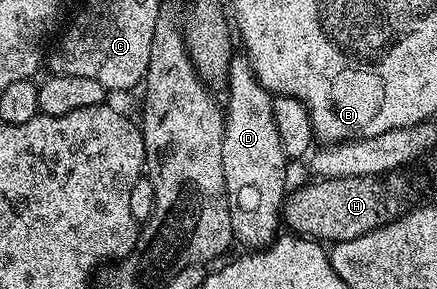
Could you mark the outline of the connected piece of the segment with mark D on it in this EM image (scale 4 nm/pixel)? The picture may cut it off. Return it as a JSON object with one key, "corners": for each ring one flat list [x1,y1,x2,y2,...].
{"corners":[[233,55,228,67,226,91,228,108,226,104,222,174,229,186,232,235,248,247,245,249,263,250,271,245,282,228,290,157,282,150,282,138,278,138,278,126,274,126,273,93,267,92,262,82,258,82,247,56]]}

